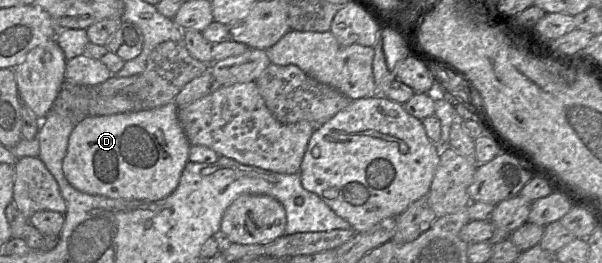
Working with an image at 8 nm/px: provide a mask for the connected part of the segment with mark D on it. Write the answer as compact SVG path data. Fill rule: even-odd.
M174 102L149 110L112 115L88 116L77 122L69 136L62 169L68 183L76 190L112 199L158 201L178 186L185 165L189 162L189 143L177 115Z

